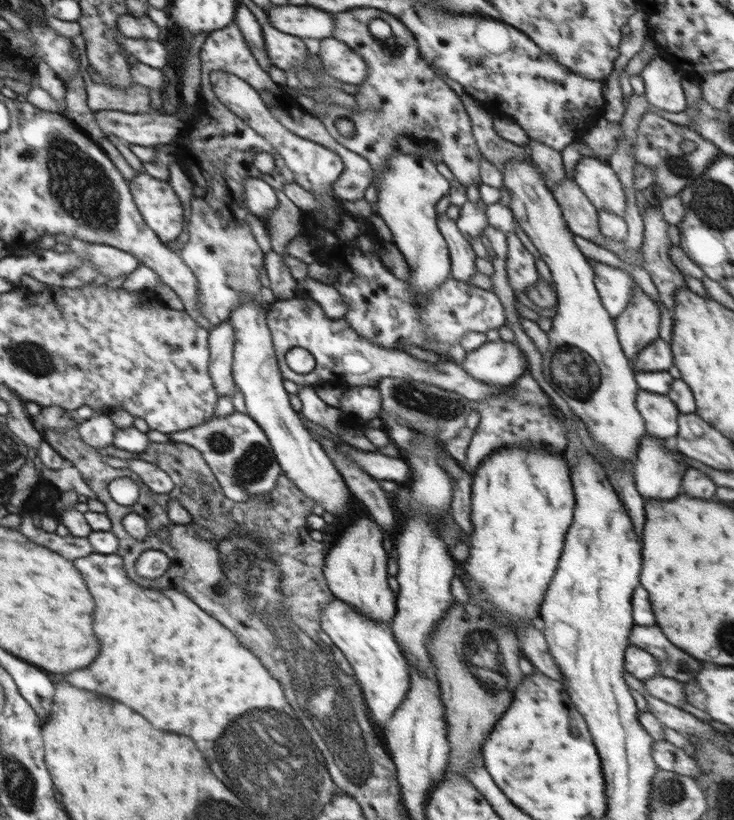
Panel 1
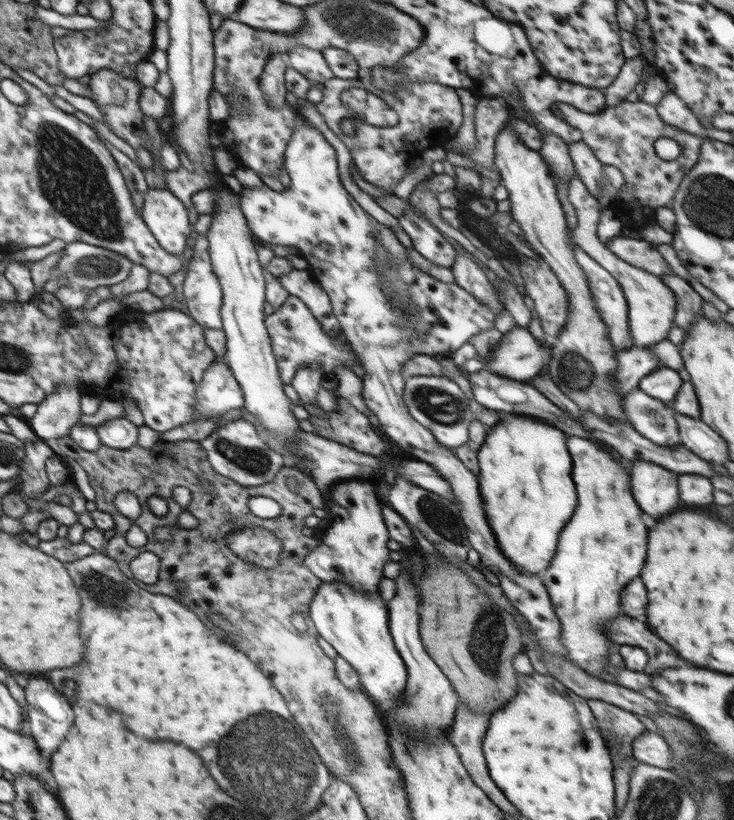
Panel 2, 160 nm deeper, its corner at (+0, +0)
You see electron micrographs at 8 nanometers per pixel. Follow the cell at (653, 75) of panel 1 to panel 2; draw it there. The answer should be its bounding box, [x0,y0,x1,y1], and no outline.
[655,90,703,137]

